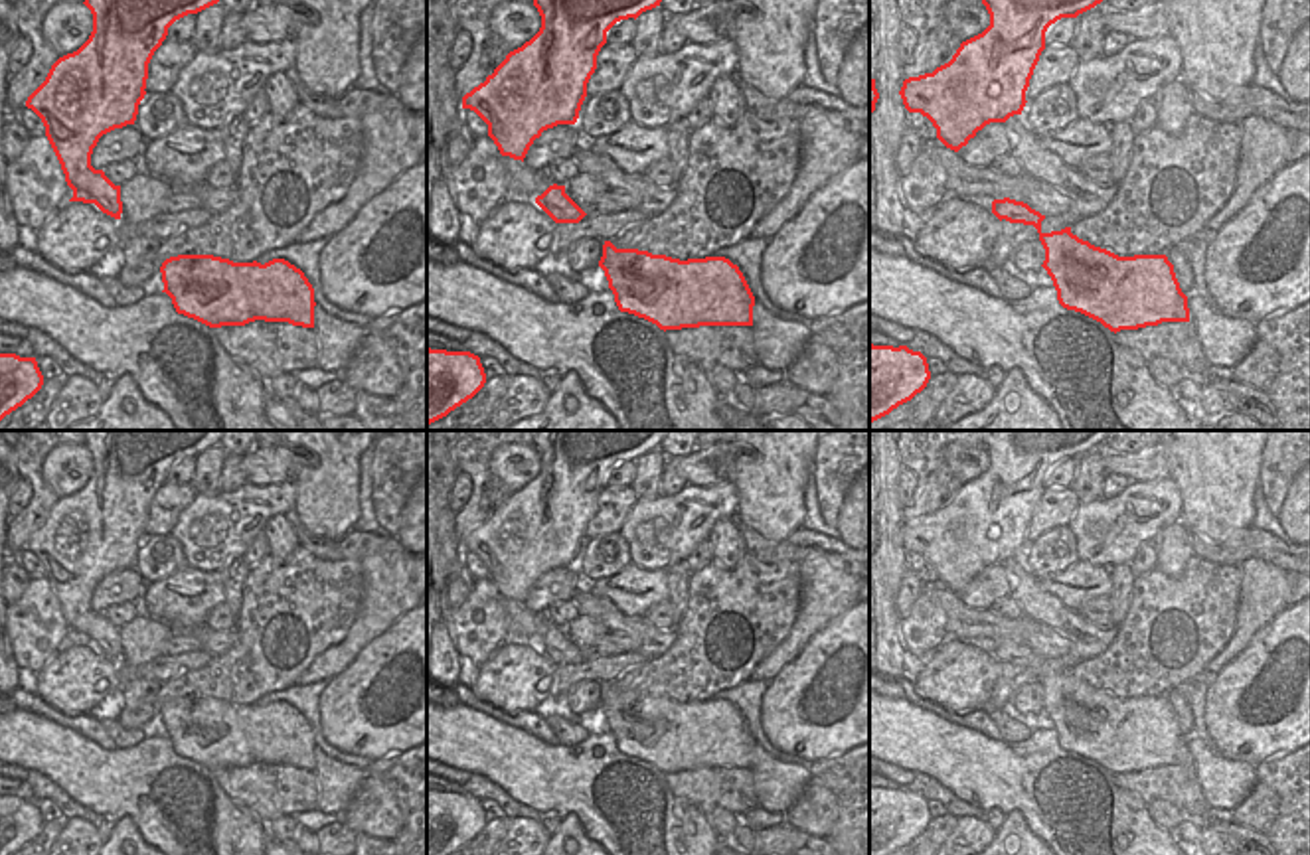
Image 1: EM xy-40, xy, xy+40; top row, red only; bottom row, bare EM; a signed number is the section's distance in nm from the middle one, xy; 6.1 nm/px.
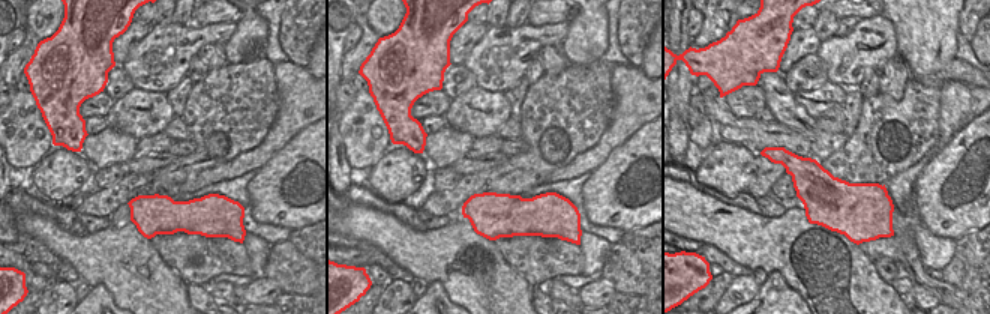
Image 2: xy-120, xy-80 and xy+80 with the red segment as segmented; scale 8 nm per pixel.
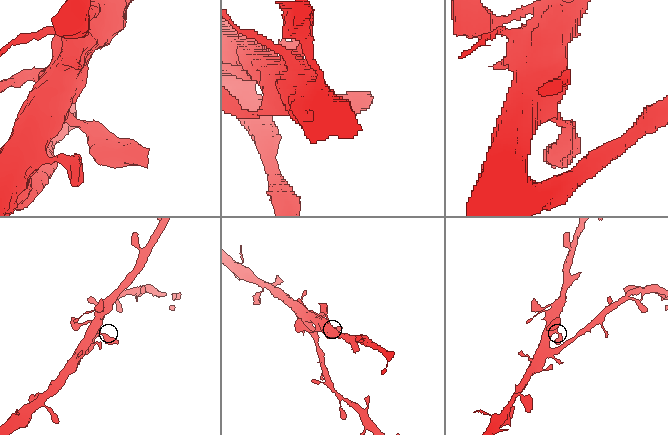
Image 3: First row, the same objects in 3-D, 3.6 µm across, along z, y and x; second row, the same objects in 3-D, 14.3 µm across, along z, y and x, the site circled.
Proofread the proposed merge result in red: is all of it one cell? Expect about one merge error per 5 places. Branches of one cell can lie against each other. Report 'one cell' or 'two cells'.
one cell

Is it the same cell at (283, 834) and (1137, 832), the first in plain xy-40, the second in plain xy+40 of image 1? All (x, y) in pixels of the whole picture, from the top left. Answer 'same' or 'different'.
different

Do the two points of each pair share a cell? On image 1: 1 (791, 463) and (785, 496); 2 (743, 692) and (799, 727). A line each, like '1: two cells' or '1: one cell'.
1: one cell
2: two cells

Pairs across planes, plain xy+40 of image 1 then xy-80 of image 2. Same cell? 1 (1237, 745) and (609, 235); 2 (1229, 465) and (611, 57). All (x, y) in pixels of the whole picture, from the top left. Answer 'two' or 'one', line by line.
1: two
2: two

